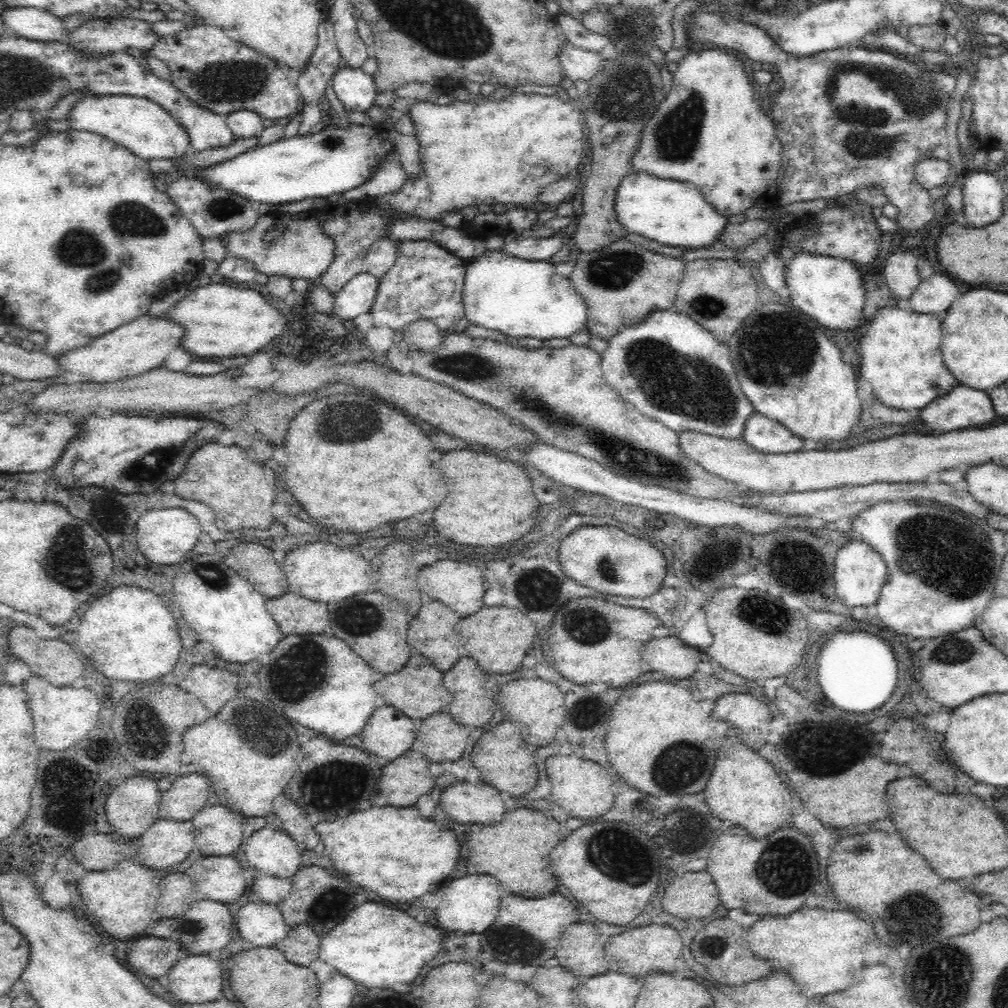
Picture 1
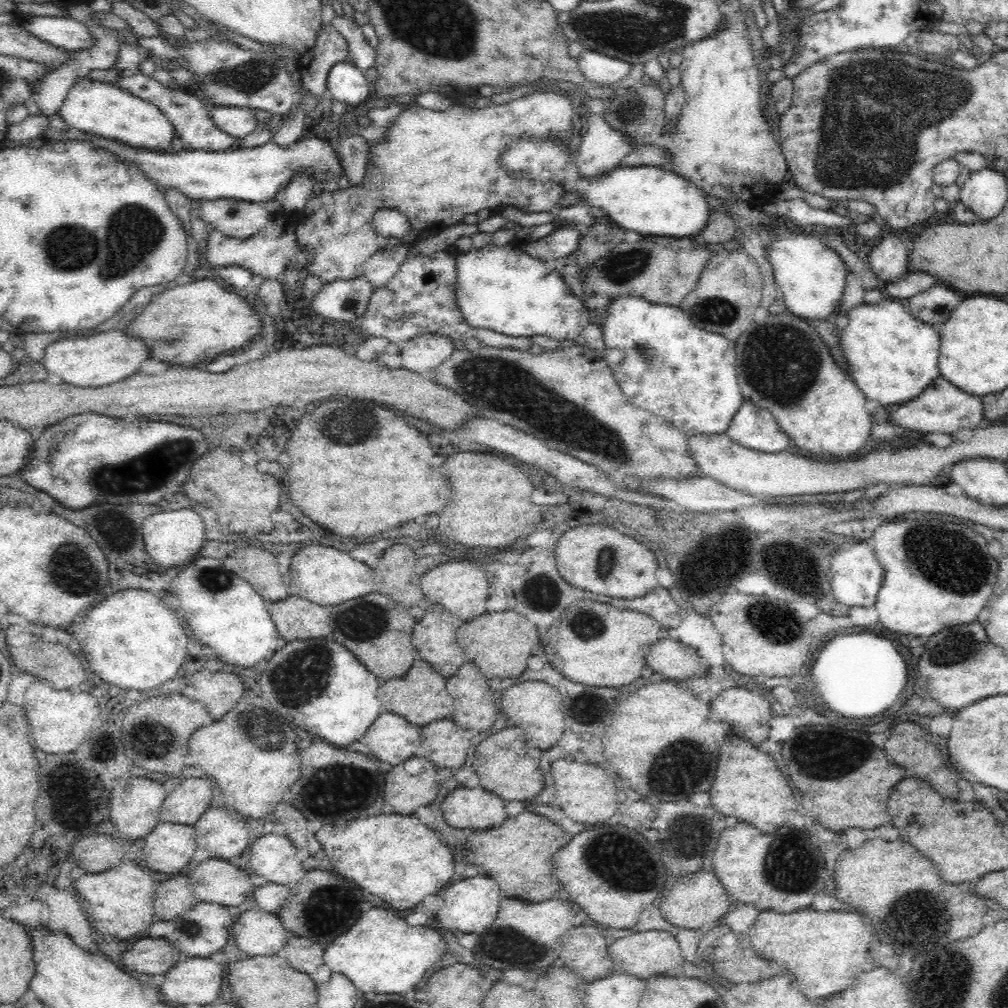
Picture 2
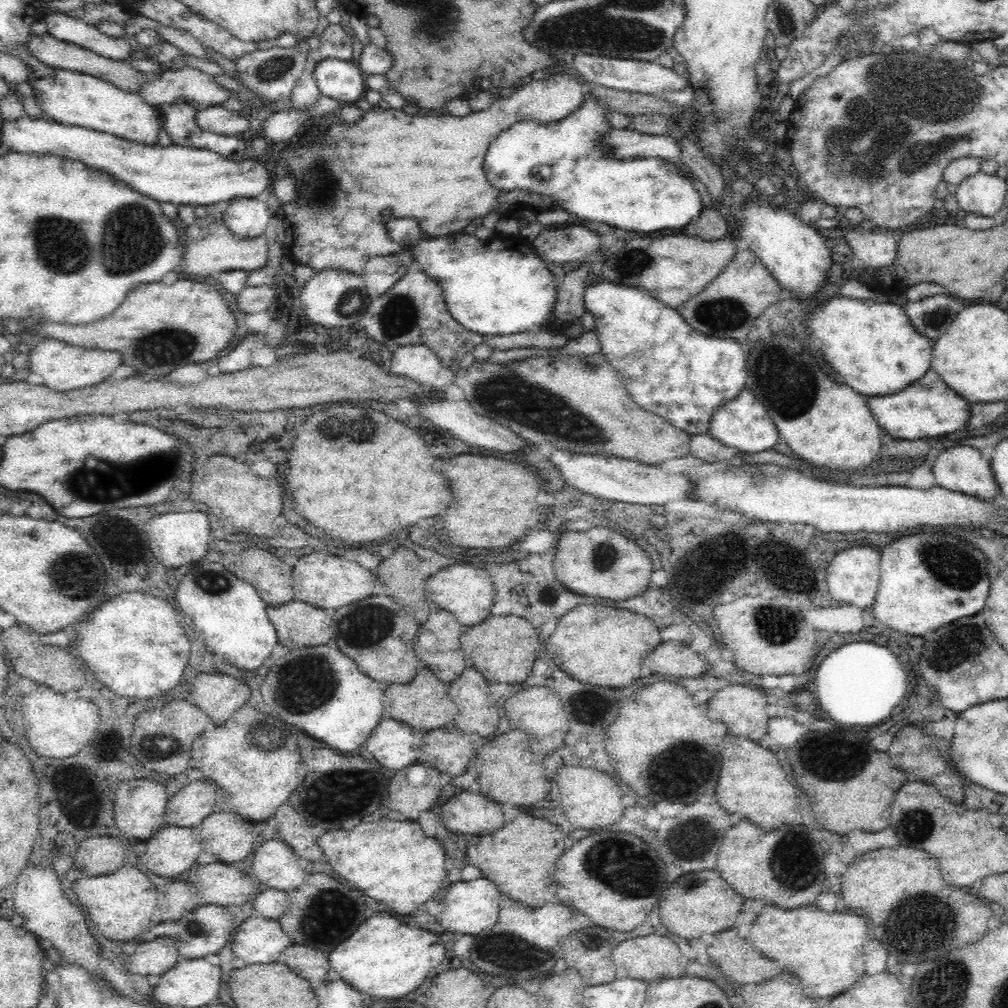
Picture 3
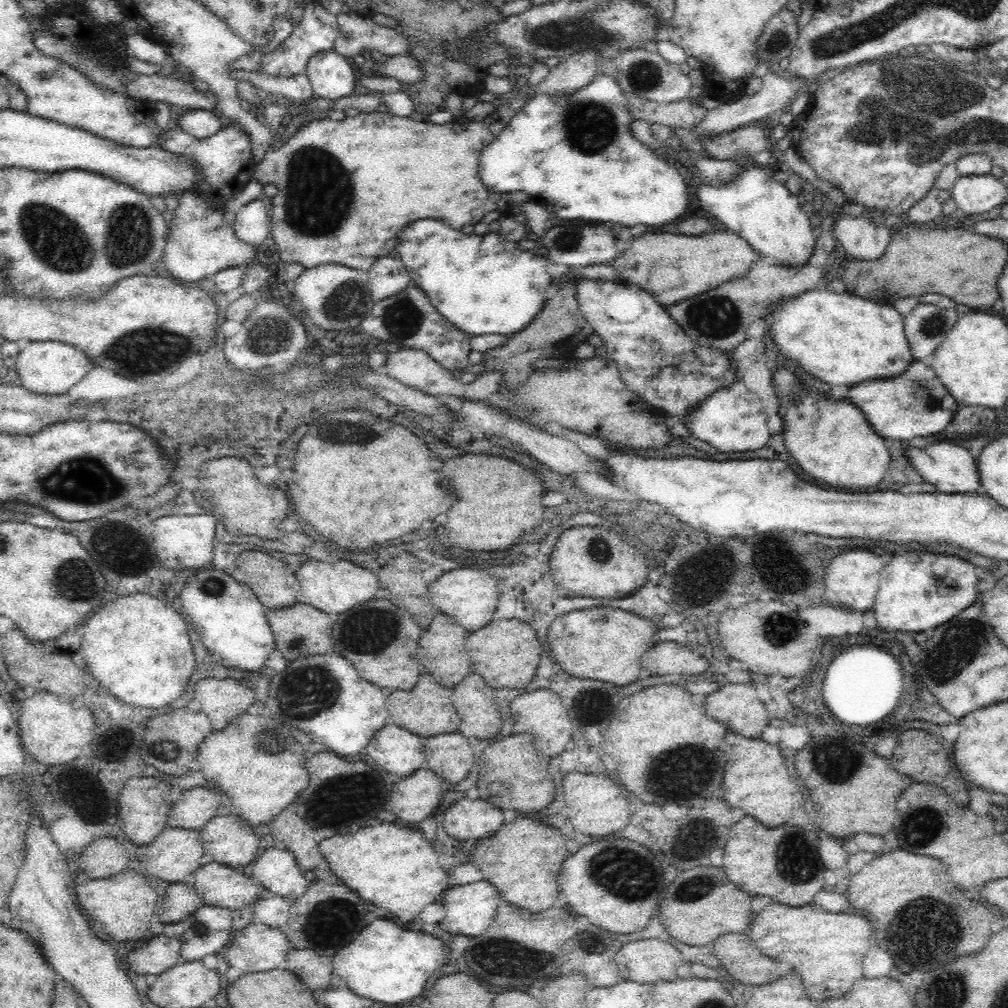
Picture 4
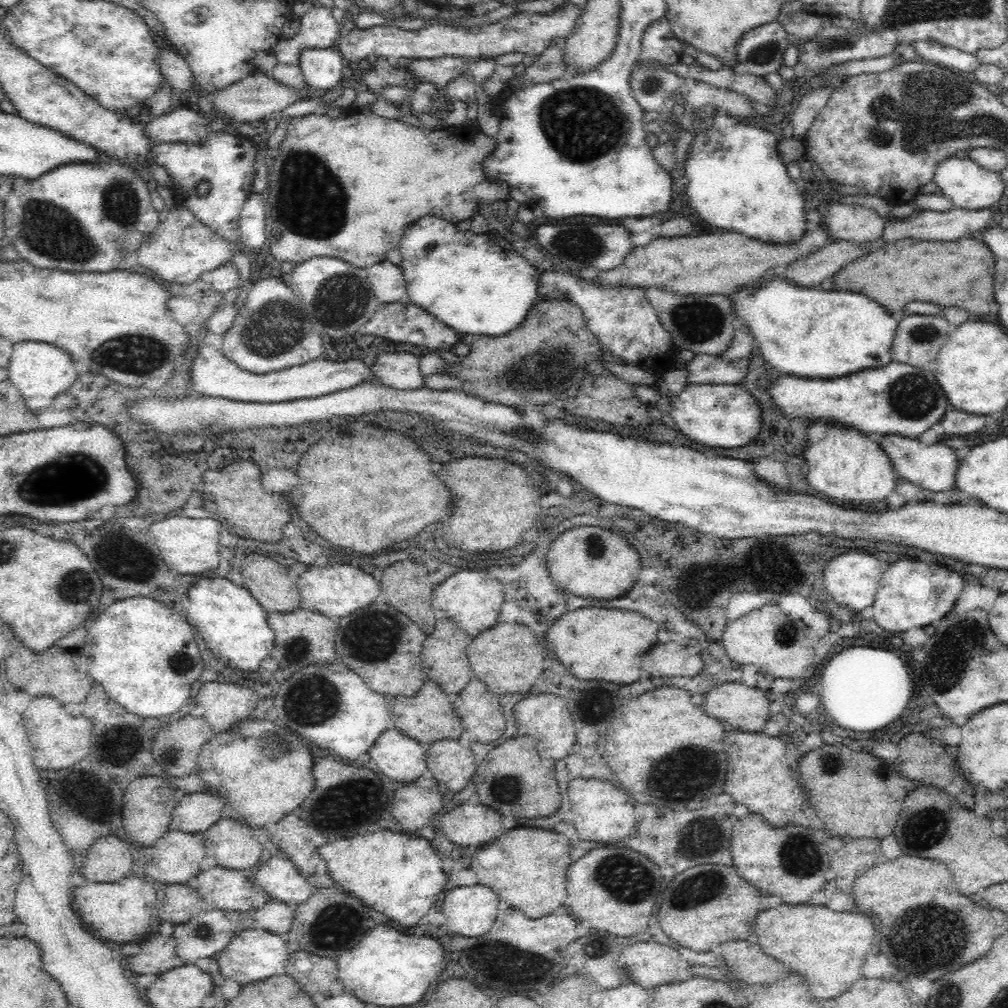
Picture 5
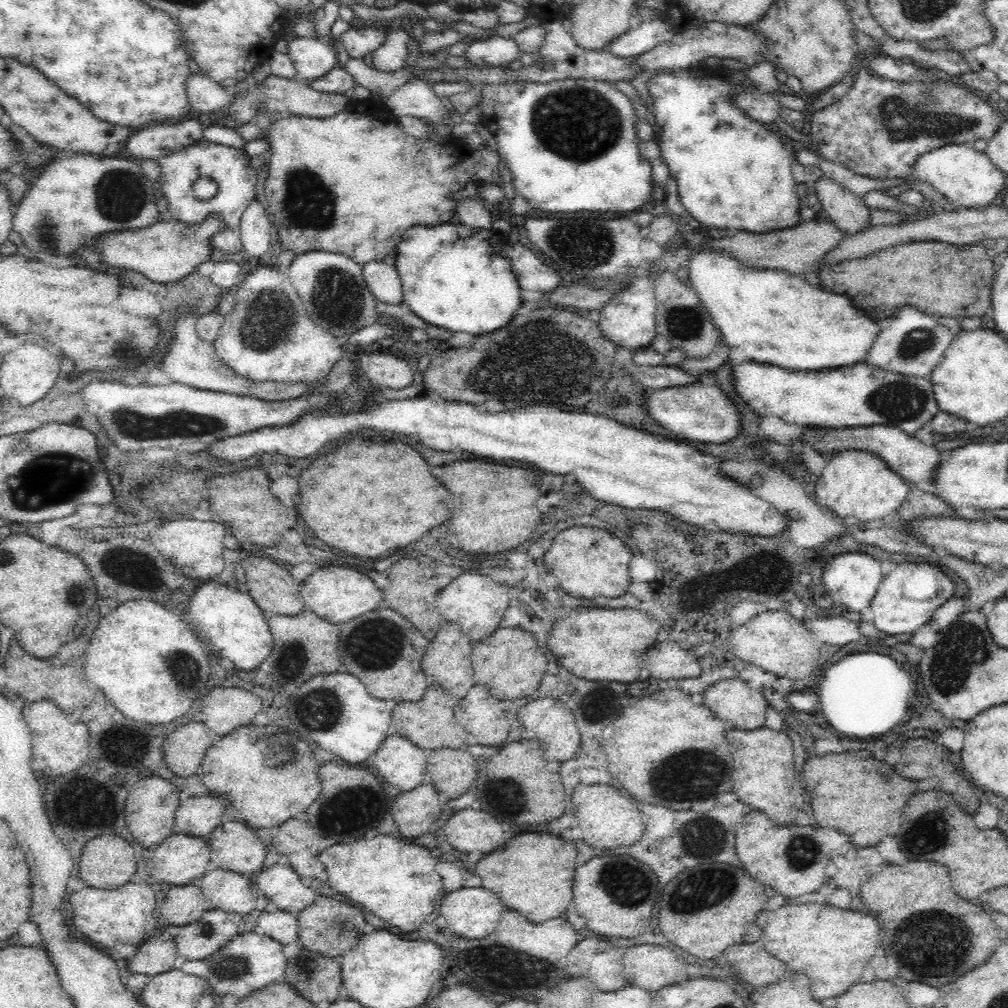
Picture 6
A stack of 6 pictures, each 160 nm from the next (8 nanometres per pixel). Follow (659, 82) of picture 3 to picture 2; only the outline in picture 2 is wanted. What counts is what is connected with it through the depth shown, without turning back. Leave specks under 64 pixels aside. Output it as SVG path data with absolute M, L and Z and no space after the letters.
M586 49L578 55L577 63L588 80L610 86L630 76L633 69L630 62Z

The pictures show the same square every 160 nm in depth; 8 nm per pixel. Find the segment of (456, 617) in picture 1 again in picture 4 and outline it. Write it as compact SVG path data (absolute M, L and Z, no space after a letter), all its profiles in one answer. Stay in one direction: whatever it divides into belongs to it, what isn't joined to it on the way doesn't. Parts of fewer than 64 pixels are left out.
M447 614L434 615L430 626L421 634L417 648L417 658L423 671L434 675L442 686L449 689L459 685L472 672L471 660L465 647L469 633L454 617Z

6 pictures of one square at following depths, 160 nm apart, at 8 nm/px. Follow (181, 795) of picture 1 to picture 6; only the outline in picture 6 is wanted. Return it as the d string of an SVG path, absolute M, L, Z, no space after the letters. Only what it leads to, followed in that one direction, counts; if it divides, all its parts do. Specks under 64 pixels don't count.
M205 792L188 797L175 812L175 832L193 837L208 838L209 834L222 824L227 802Z

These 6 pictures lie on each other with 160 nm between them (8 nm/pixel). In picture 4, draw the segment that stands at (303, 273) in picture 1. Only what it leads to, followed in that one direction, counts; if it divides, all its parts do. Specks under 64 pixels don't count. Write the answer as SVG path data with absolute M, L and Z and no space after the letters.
M192 190L182 193L179 202L168 226L165 248L160 258L171 278L186 282L212 279L224 268L251 264L256 247L246 245L237 238L233 228L224 221L222 210L208 206Z

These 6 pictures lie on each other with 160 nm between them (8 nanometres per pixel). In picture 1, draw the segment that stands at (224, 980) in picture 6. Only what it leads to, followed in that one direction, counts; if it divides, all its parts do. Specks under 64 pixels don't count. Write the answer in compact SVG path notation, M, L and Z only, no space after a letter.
M247 903L236 915L237 931L254 948L274 947L292 929L284 921L280 907L268 903Z

